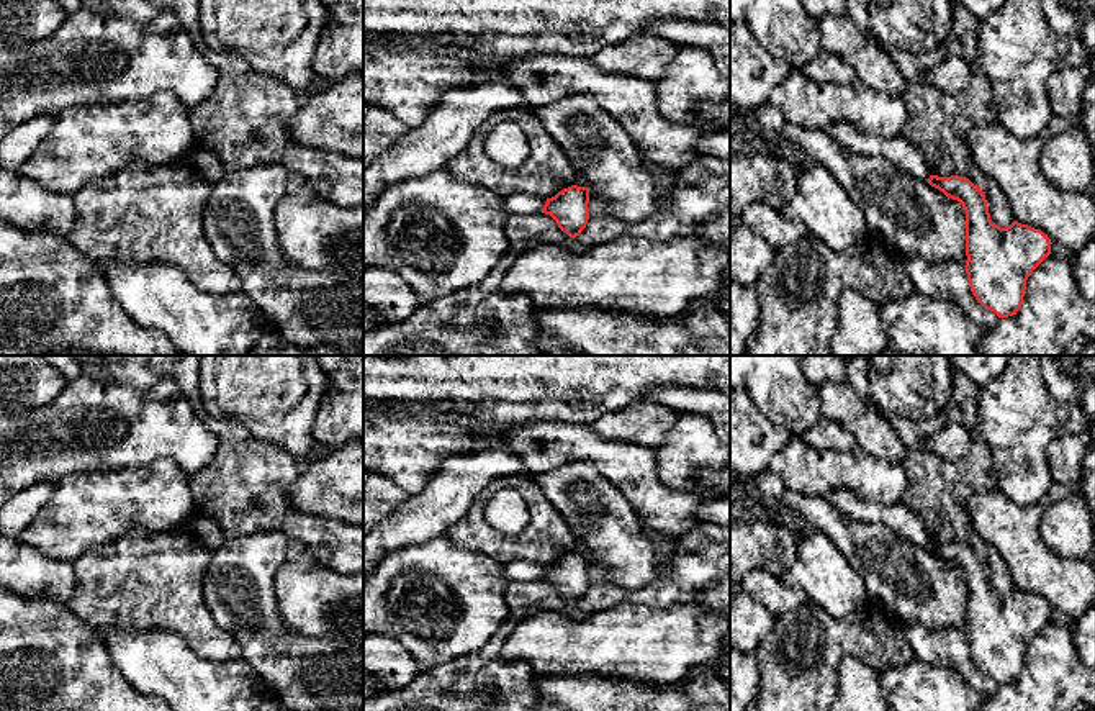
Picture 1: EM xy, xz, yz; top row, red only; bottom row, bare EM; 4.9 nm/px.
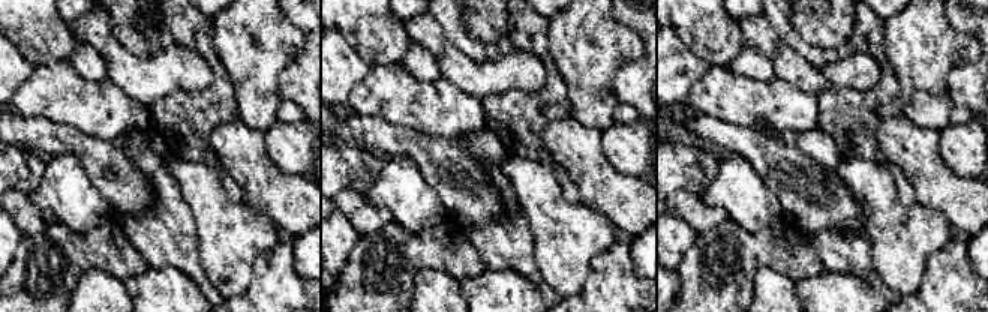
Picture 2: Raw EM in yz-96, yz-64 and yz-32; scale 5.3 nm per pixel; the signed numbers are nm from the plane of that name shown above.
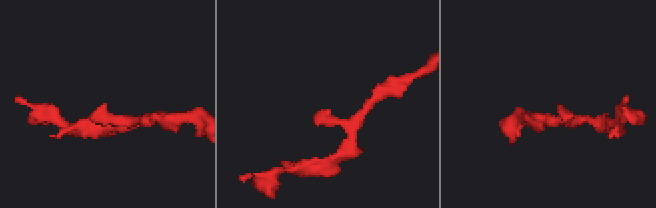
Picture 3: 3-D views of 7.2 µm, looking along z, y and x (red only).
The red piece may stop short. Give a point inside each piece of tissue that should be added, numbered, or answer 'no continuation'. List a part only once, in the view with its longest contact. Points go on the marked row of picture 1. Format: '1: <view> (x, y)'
no continuation

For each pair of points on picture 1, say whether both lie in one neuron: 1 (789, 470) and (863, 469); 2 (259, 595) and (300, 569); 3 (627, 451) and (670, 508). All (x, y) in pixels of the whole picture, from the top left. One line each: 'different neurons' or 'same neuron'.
1: same neuron
2: different neurons
3: same neuron

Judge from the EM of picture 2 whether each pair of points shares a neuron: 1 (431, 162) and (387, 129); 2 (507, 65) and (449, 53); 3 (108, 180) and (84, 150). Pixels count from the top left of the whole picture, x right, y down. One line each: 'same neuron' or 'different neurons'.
1: same neuron
2: same neuron
3: same neuron

